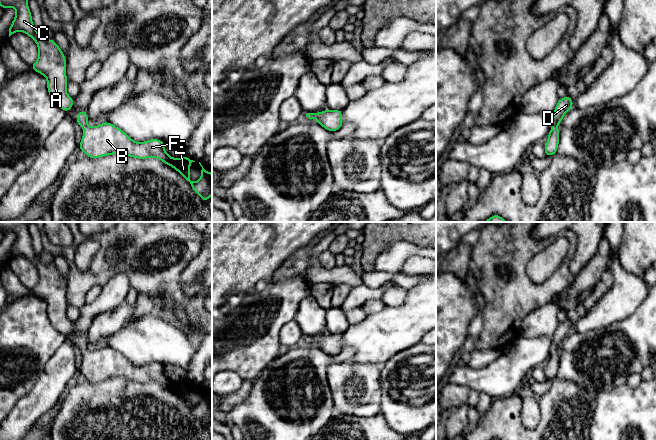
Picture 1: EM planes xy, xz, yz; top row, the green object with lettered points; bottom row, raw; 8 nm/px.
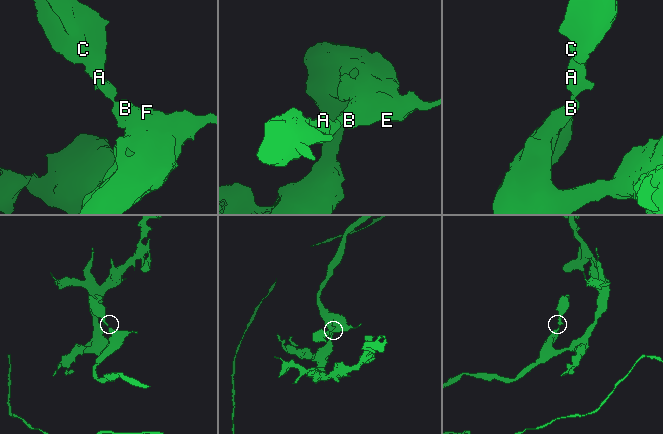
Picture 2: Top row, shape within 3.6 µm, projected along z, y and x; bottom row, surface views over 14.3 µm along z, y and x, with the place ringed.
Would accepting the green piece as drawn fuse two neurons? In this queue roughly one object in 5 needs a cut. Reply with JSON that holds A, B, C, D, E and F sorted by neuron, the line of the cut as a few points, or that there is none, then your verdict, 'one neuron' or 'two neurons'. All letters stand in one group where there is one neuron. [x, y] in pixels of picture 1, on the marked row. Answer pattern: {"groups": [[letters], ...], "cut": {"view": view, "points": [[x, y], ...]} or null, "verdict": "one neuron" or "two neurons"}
{"groups": [["A", "B", "C", "D", "E", "F"]], "cut": null, "verdict": "one neuron"}

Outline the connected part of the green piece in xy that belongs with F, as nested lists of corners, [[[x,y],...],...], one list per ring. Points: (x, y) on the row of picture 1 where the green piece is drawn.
[[[87,110],[76,114],[76,122],[83,128],[83,137],[78,148],[87,157],[94,159],[121,154],[138,159],[158,158],[178,171],[205,203],[212,196],[212,173],[205,170],[199,162],[202,167],[201,177],[197,182],[192,182],[190,179],[190,164],[195,161],[191,160],[188,155],[183,158],[169,156],[165,151],[162,140],[151,139],[145,142],[136,142],[108,121],[98,126],[89,127],[87,125]]]

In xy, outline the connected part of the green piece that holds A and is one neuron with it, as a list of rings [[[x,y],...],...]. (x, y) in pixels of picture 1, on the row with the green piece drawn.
[[[0,0],[0,6],[4,10],[9,7],[16,10],[16,16],[9,28],[9,37],[21,31],[36,42],[39,54],[37,61],[31,65],[32,70],[46,77],[51,100],[63,111],[71,110],[74,100],[66,91],[66,57],[53,38],[46,40],[39,36],[33,25],[28,0]]]

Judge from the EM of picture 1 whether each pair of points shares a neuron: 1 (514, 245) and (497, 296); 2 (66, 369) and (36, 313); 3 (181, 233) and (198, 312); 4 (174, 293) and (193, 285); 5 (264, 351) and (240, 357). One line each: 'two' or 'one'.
1: one
2: two
3: one
4: two
5: one

